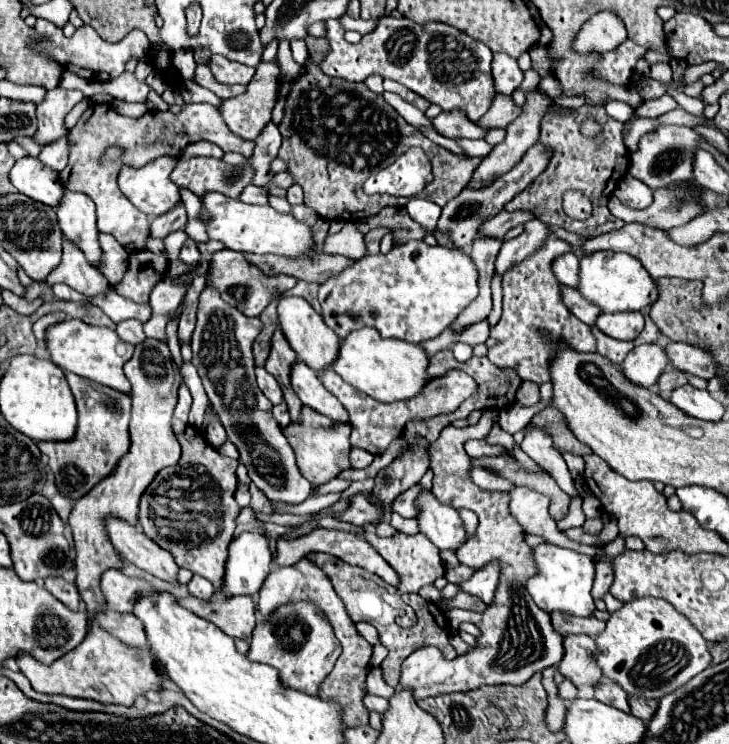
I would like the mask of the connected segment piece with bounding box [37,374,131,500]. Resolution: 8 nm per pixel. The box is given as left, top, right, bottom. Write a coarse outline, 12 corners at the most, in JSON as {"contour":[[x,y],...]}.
{"contour":[[77,374],[79,424],[37,446],[79,500],[129,450],[131,396]]}

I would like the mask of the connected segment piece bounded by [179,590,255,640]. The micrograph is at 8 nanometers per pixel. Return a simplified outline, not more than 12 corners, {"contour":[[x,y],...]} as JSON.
{"contour":[[249,596],[179,602],[227,636],[251,640],[255,602]]}

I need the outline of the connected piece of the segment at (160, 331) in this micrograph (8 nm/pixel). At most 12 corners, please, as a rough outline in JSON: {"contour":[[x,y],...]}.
{"contour":[[167,276],[153,288],[147,336],[167,342],[165,324],[185,296]]}

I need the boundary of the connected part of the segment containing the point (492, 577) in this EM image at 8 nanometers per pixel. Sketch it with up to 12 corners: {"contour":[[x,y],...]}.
{"contour":[[497,560],[461,582],[463,592],[491,604],[501,564]]}

